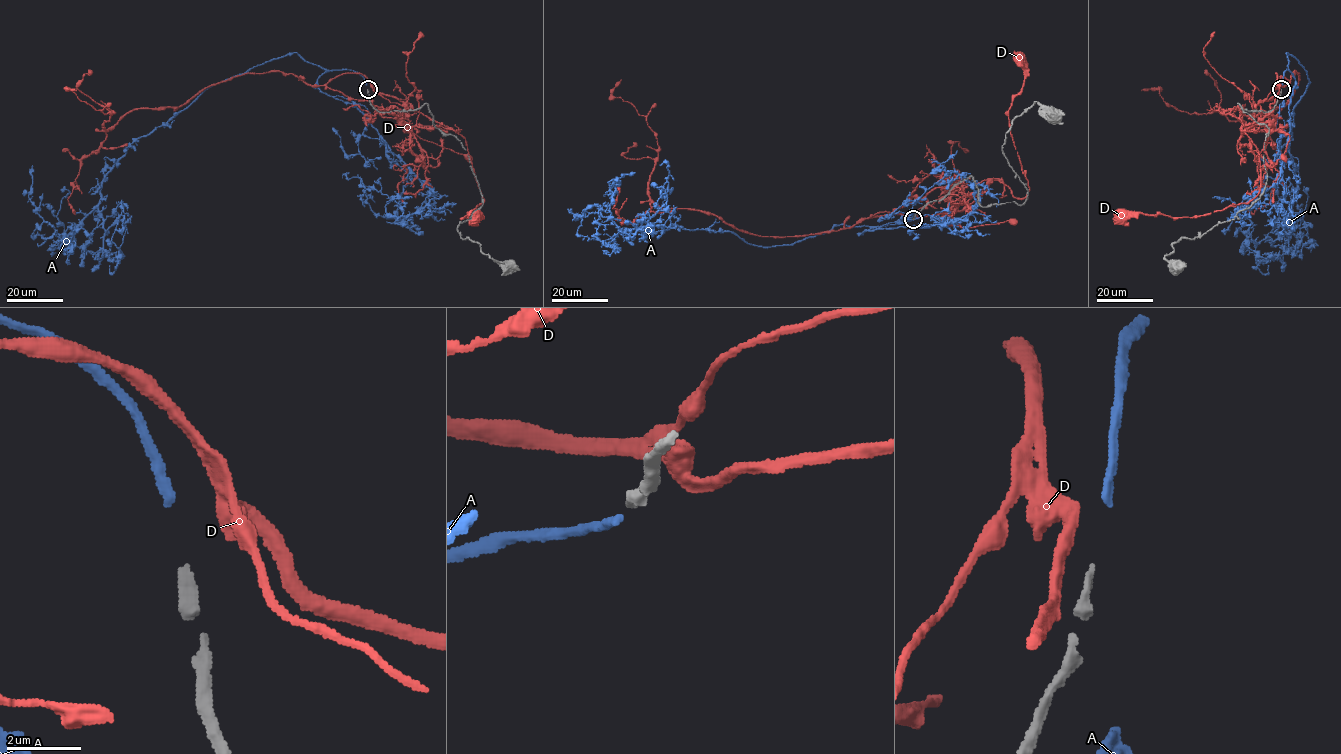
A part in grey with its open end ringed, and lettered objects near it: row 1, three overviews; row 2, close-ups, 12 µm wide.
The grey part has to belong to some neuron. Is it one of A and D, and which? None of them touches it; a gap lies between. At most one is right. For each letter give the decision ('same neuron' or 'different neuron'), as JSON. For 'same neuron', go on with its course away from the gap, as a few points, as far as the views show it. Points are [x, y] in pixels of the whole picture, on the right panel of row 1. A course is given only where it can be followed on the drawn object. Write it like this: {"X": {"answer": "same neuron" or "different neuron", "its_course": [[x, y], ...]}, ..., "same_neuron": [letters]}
{"A": {"answer": "same neuron", "its_course": [[1282, 85], [1287, 53], [1309, 81], [1288, 141], [1296, 184], [1289, 249], [1259, 257], [1240, 209], [1227, 229]]}, "D": {"answer": "different neuron"}, "same_neuron": ["A"]}

